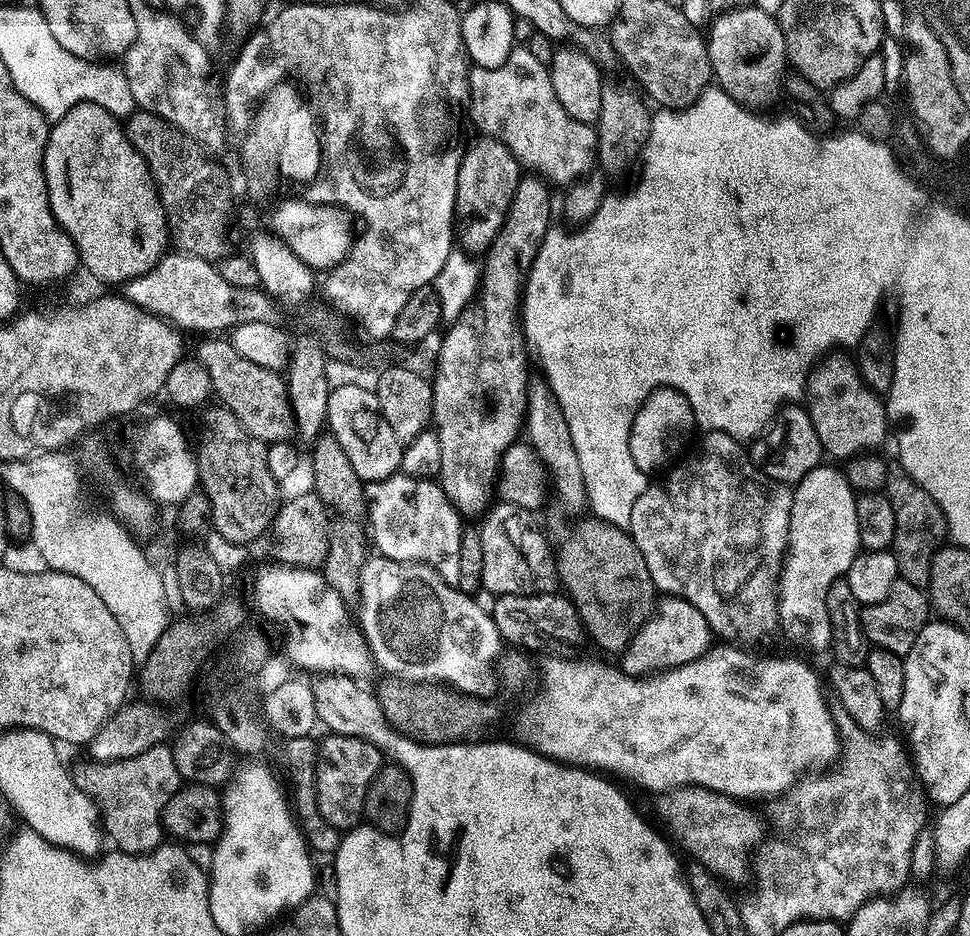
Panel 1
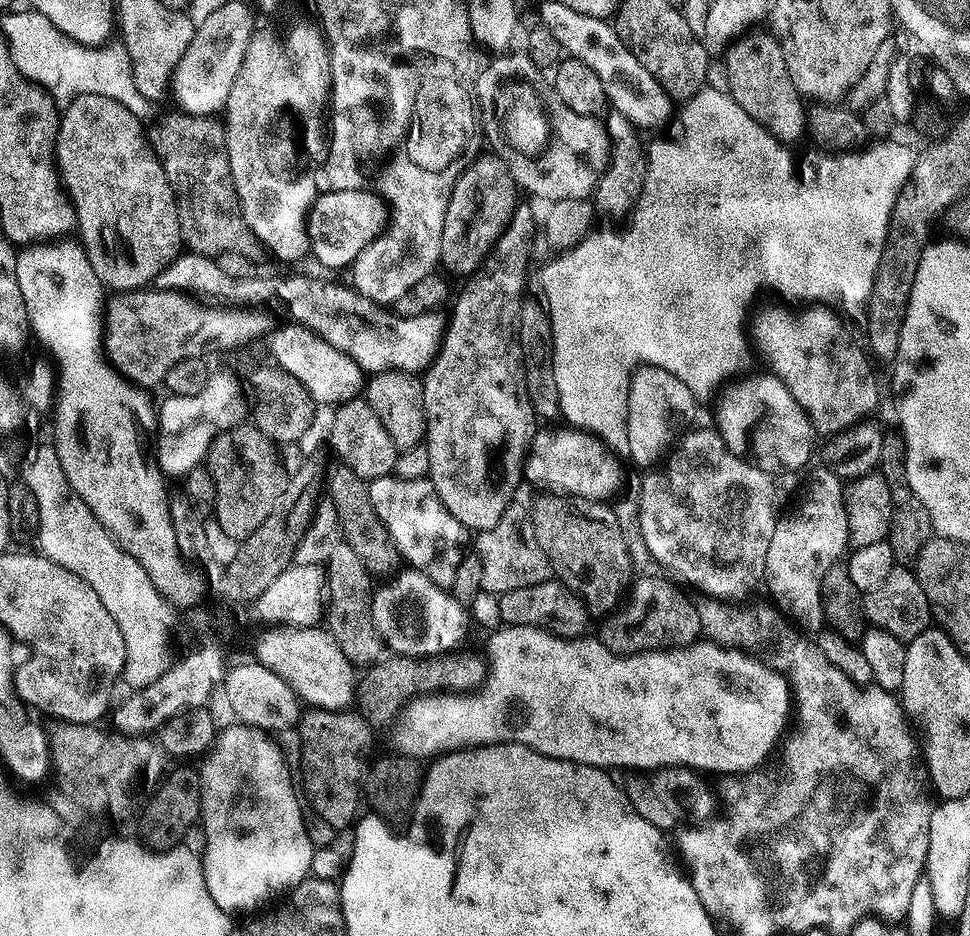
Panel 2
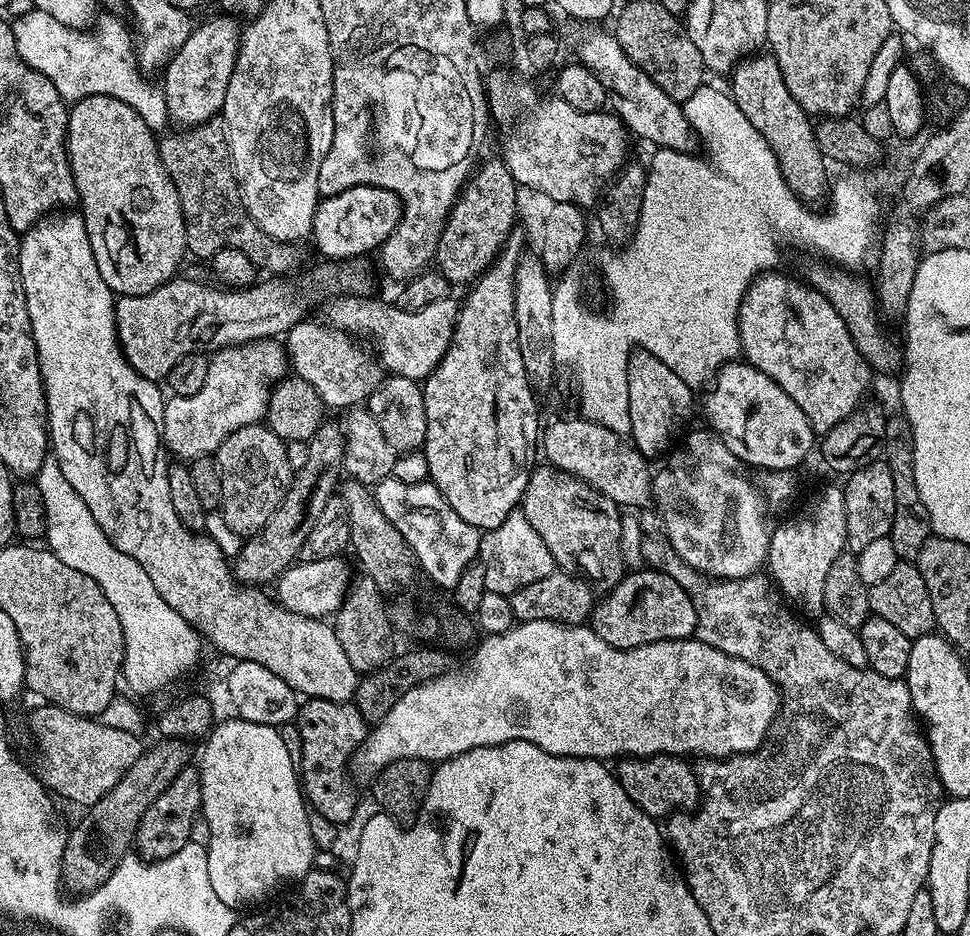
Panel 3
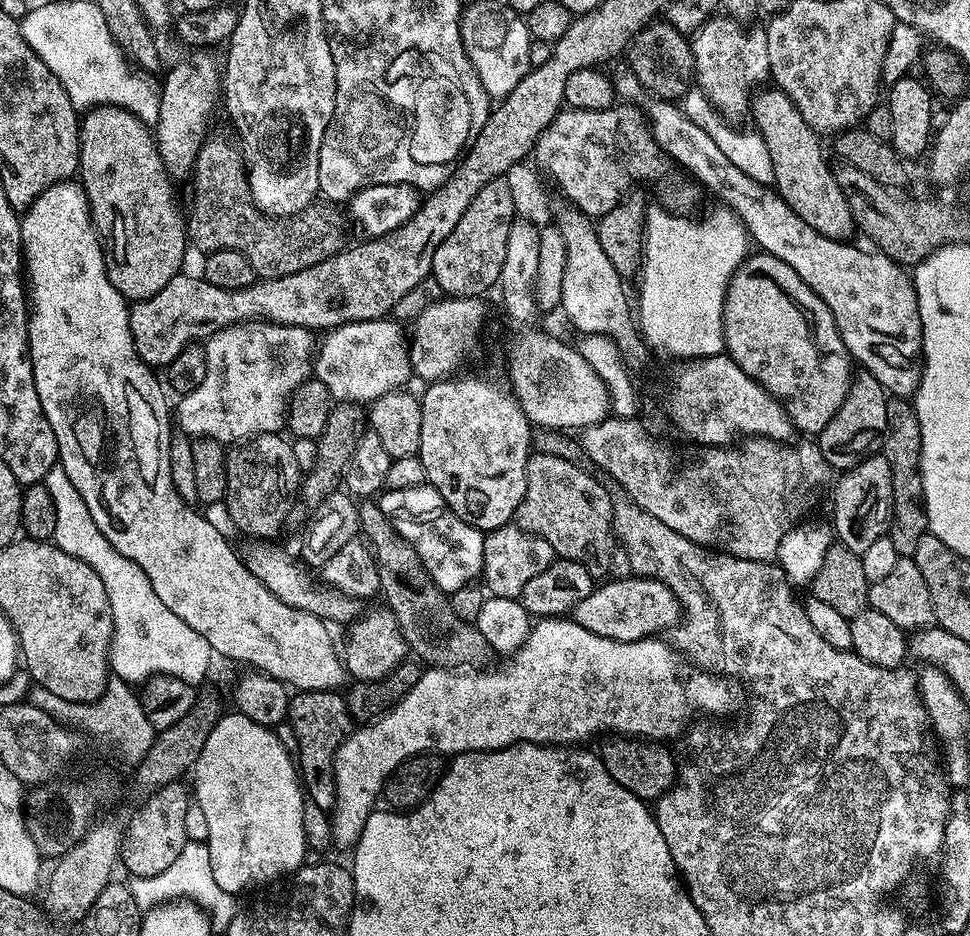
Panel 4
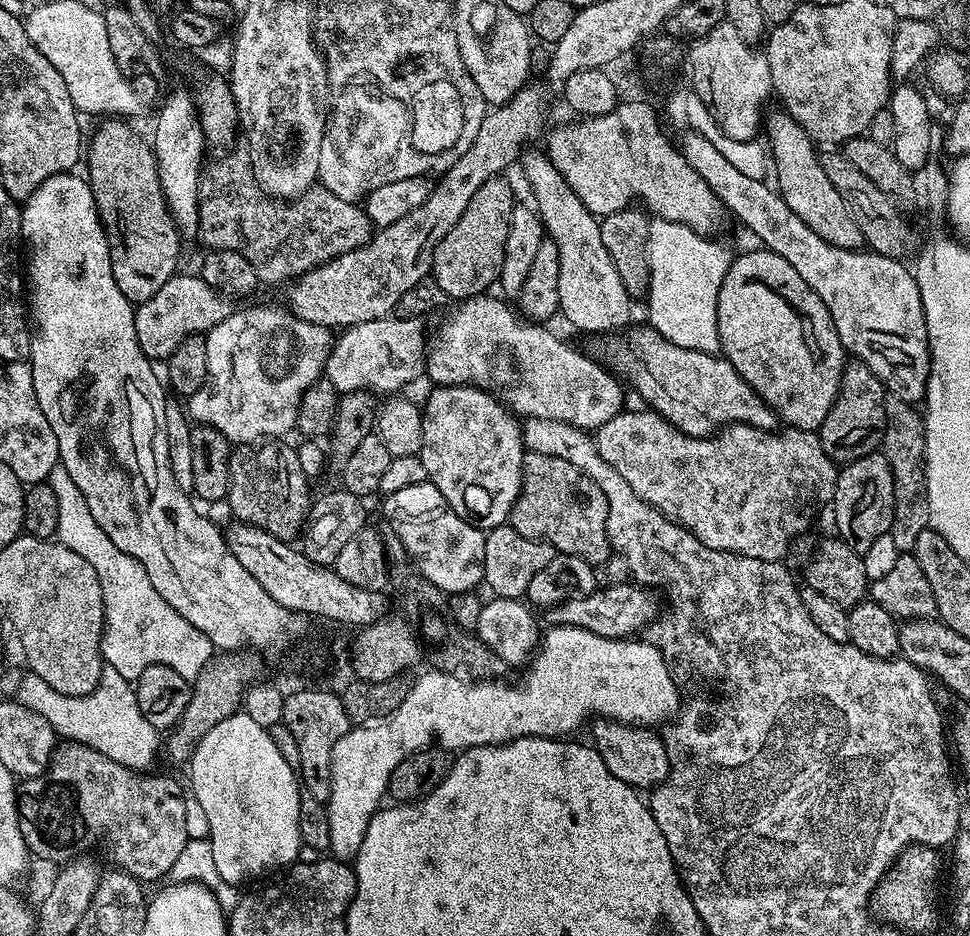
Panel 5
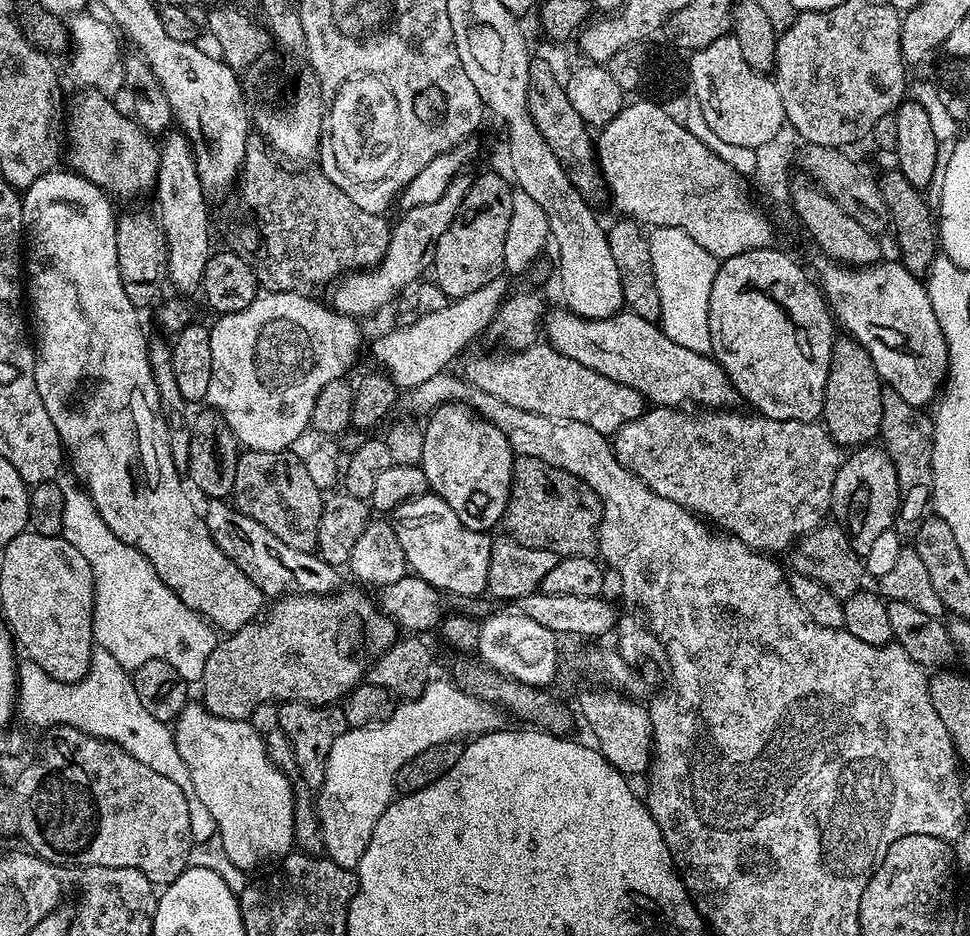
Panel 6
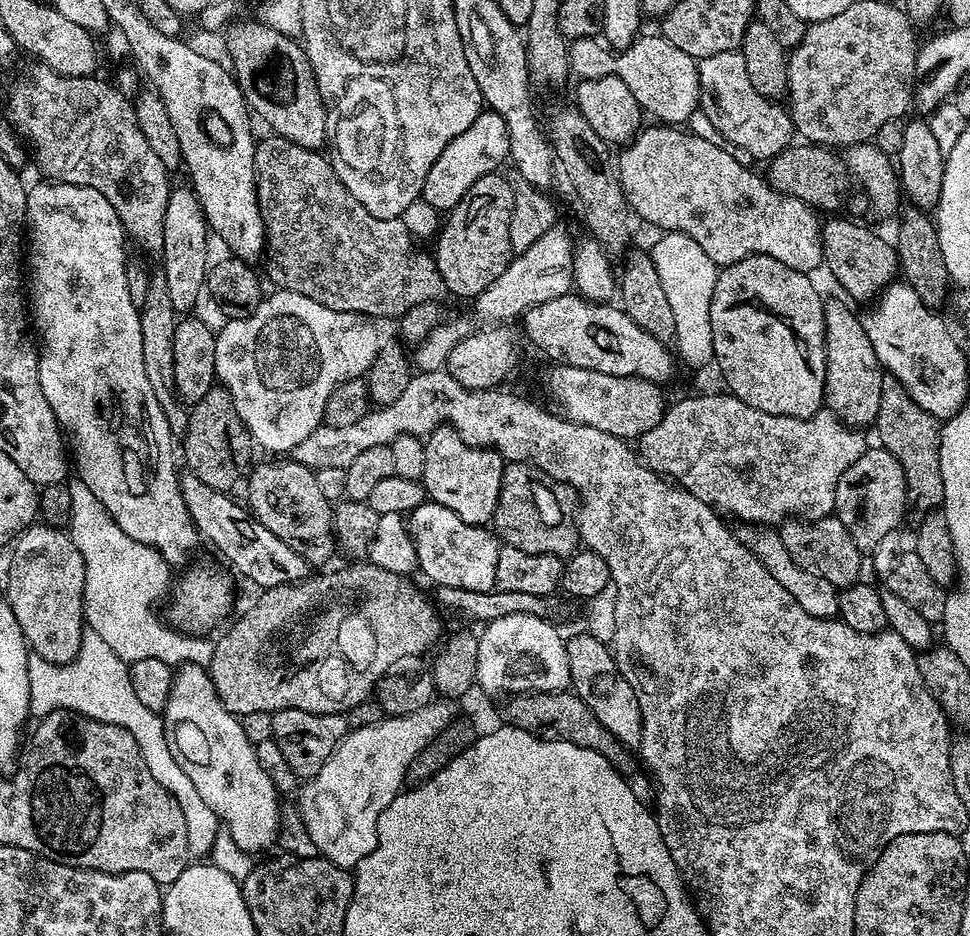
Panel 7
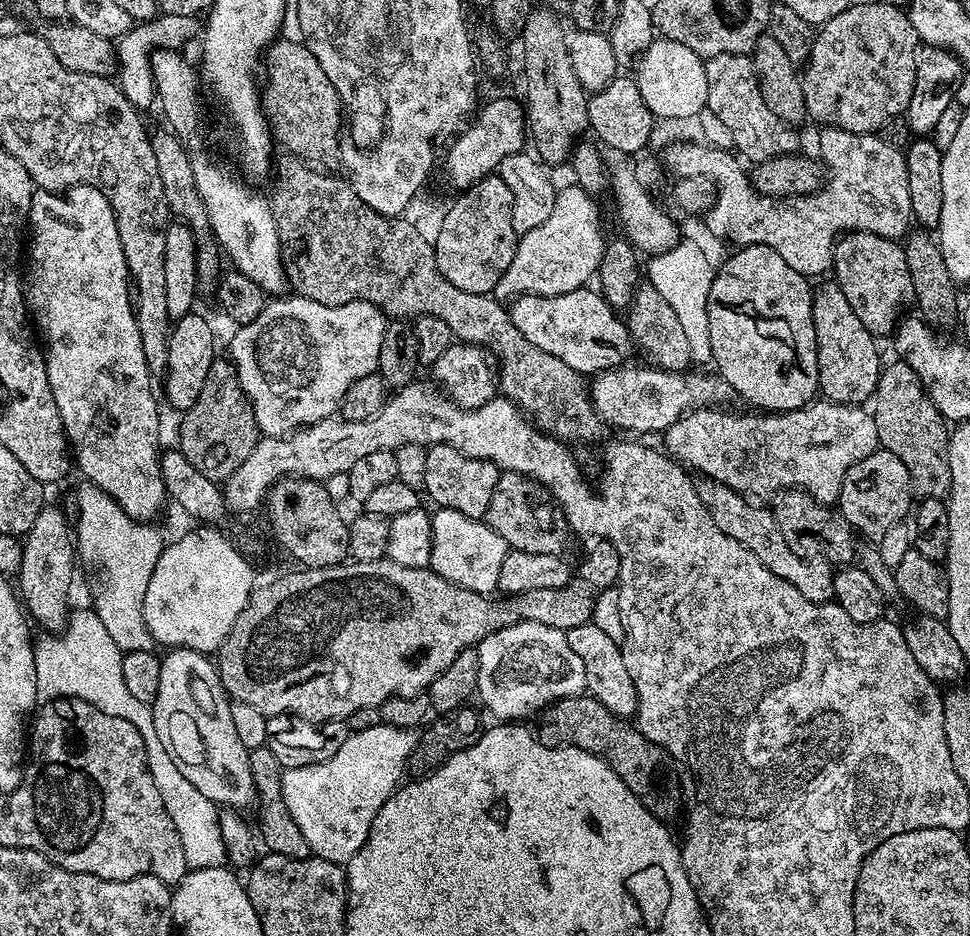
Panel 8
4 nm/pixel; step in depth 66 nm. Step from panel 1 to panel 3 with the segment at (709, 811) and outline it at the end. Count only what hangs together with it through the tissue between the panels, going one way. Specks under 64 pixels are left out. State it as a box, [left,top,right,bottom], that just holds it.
[614,756,702,818]

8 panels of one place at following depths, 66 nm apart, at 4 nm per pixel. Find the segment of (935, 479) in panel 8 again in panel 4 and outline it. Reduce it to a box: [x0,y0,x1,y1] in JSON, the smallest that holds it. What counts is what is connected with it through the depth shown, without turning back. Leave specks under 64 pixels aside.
[882,399,928,558]

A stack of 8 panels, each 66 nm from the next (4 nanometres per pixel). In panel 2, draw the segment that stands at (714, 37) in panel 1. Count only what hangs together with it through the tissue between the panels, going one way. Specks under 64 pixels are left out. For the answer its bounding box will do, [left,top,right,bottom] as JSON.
[723,30,806,142]

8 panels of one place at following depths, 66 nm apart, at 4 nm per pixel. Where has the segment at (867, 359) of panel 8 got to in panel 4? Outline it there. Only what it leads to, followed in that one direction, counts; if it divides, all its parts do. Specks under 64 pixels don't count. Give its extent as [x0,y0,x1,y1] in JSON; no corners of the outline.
[818,371,889,470]

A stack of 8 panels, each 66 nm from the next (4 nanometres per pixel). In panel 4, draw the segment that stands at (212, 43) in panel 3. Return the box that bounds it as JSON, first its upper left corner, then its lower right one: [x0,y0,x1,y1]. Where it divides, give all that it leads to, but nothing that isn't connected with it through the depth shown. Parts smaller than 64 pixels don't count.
[154,50,222,170]

